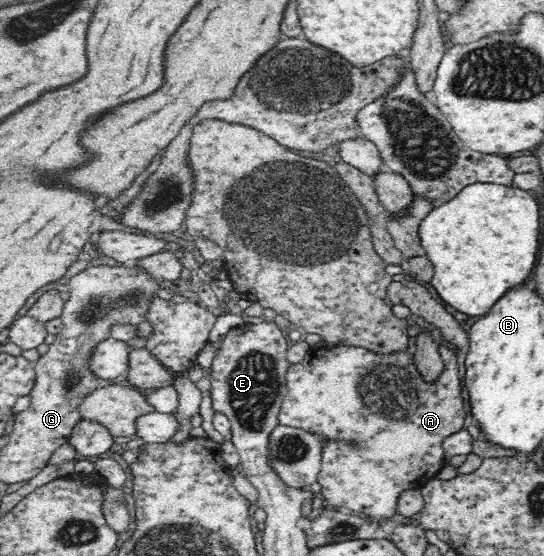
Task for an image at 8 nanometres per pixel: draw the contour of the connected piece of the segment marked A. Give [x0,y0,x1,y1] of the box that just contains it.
[278,346,466,524]

